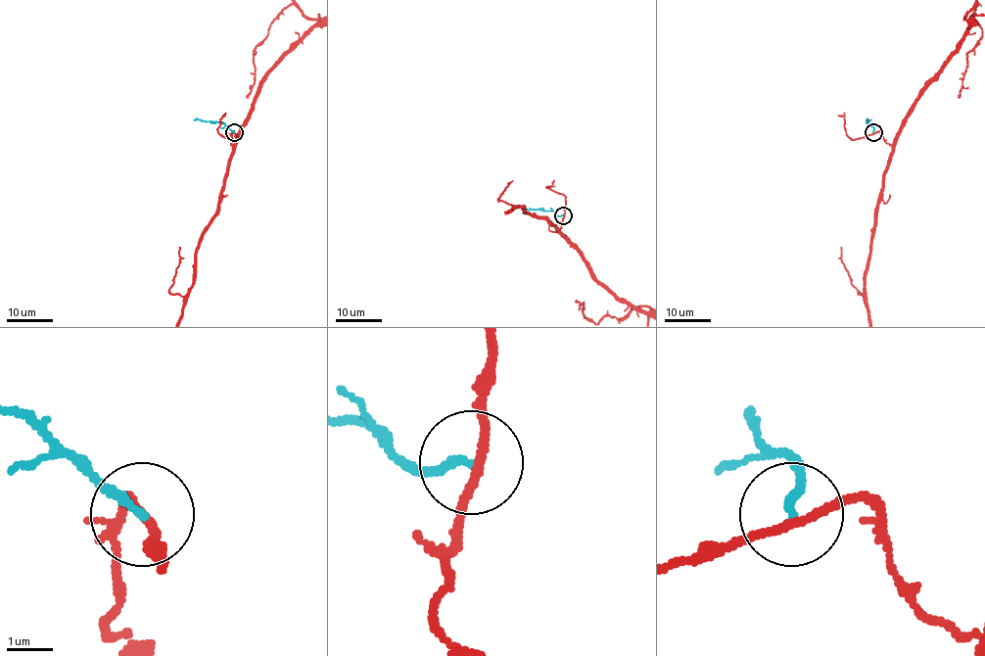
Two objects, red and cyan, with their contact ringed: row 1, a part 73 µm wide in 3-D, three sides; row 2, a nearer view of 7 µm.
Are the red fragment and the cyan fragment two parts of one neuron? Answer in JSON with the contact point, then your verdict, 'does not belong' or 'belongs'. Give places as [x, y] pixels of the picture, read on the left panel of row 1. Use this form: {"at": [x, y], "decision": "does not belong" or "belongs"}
{"at": [234, 132], "decision": "does not belong"}

